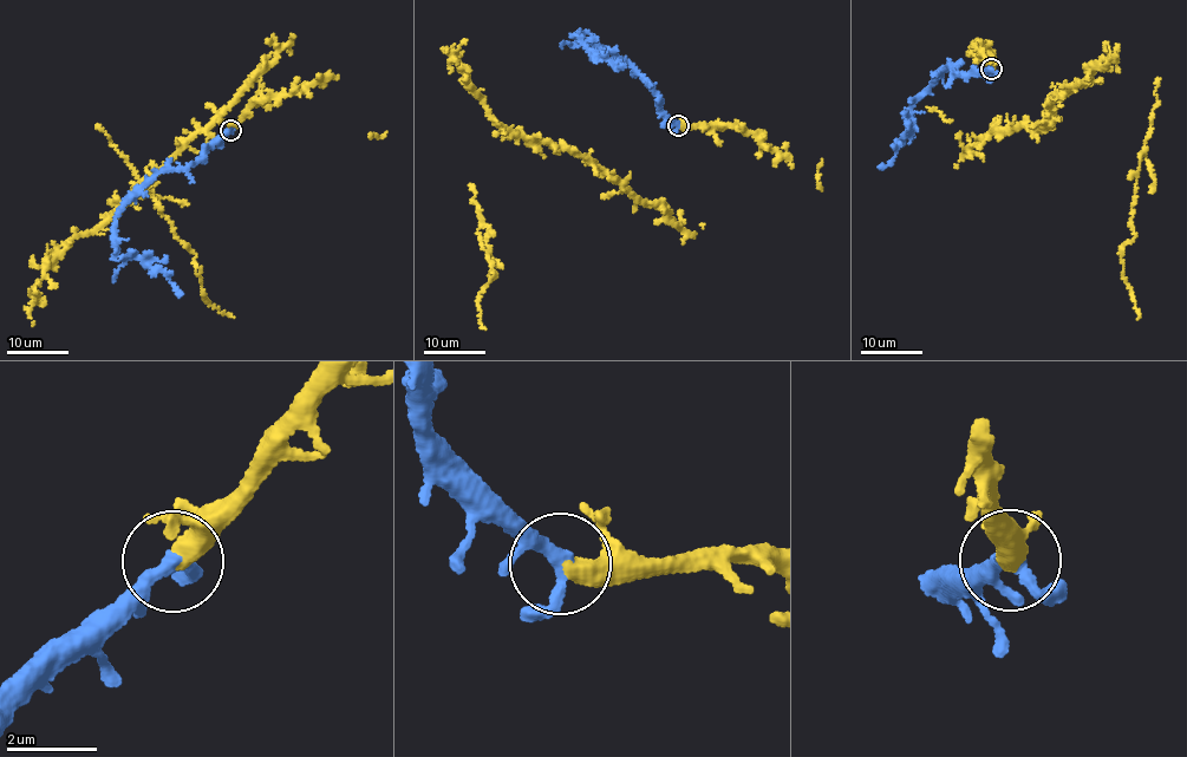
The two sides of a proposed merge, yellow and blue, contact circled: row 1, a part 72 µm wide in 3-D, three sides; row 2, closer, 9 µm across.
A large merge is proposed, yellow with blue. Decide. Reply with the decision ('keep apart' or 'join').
join

